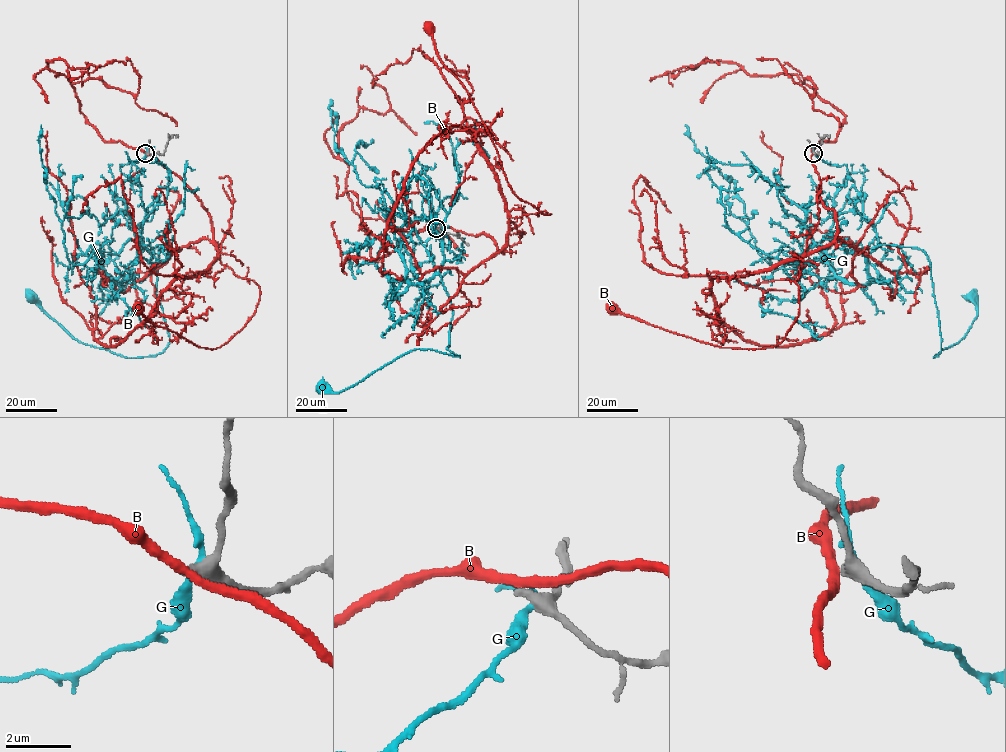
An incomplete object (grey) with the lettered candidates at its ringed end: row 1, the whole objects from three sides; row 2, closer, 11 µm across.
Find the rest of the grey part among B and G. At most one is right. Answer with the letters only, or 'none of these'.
none of these

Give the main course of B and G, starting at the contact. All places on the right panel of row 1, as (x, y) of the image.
B: (812, 153), (817, 193), (834, 211), (836, 237), (800, 259), (799, 314), (781, 342), (723, 348), (612, 308)
G: (814, 153), (846, 166), (877, 239), (859, 250), (926, 255), (933, 357), (965, 335), (973, 296)

